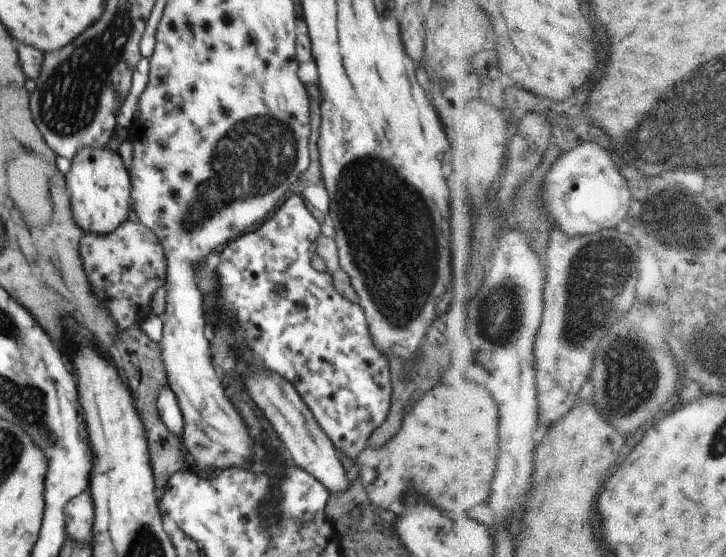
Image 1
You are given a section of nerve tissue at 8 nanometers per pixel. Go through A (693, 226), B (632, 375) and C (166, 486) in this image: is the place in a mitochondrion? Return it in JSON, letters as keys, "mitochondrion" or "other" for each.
{"A":"mitochondrion","B":"mitochondrion","C":"other"}

